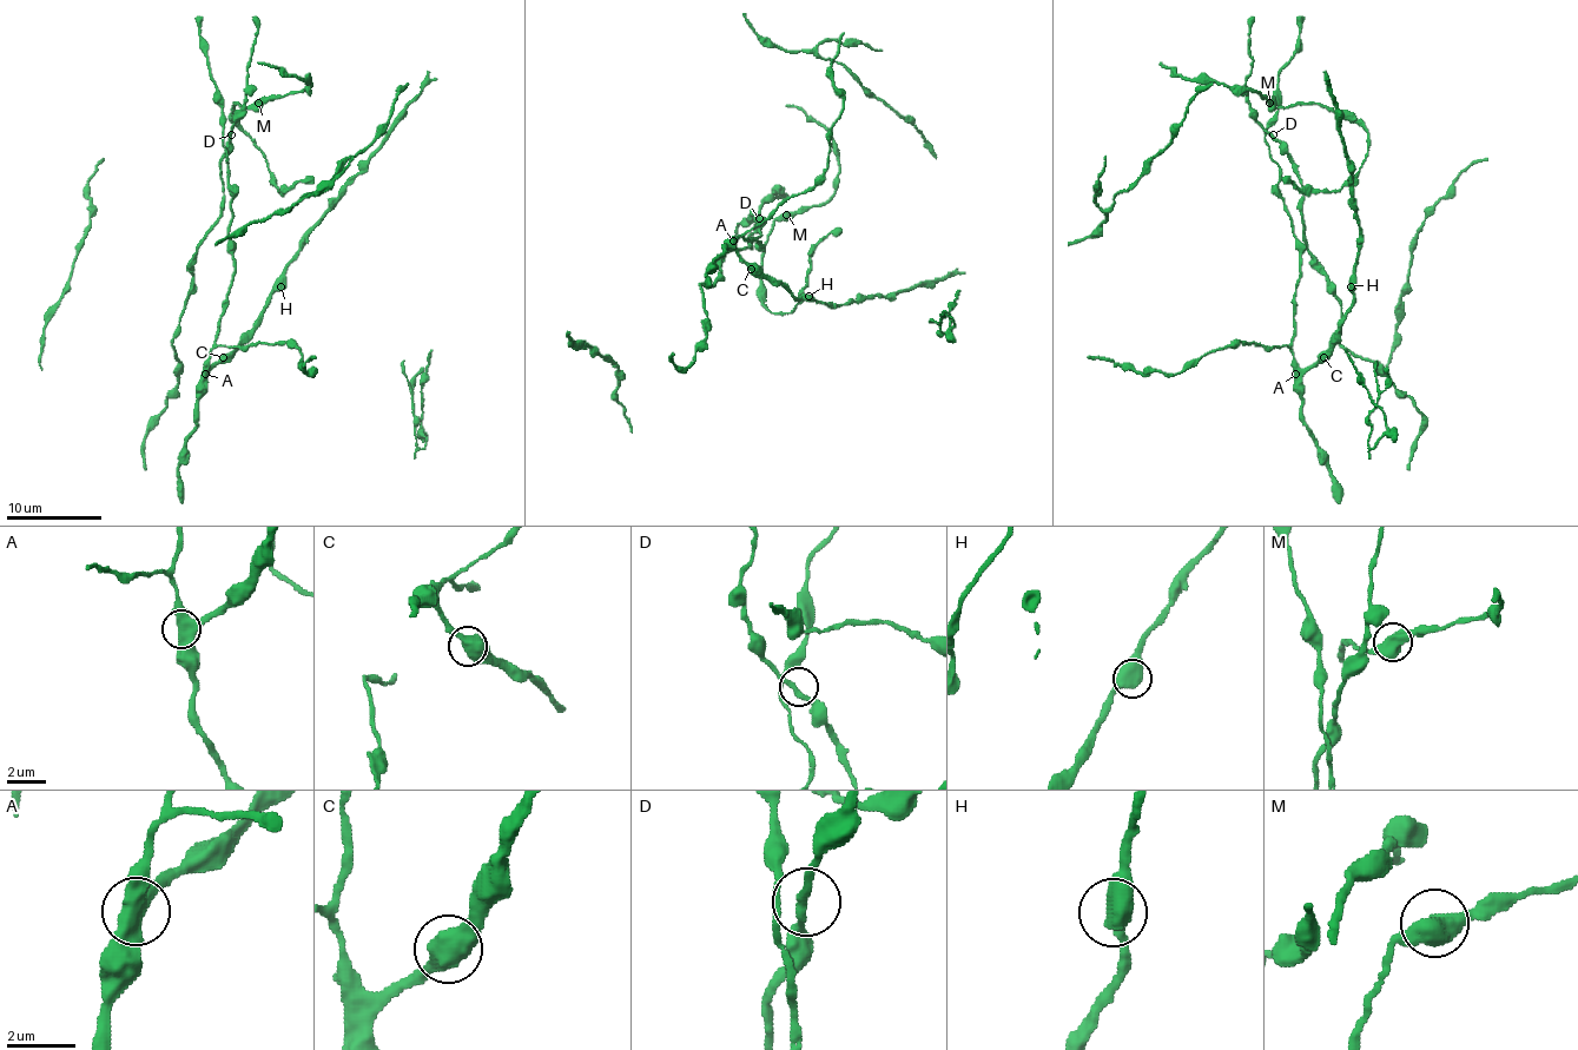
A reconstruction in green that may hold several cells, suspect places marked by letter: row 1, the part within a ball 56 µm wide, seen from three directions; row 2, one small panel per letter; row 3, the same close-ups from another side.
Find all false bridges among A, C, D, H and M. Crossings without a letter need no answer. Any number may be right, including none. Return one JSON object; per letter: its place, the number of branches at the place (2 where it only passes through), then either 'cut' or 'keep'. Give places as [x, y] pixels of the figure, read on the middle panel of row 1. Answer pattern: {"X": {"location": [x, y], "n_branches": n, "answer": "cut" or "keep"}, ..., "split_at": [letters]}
{"A": {"location": [733, 240], "n_branches": 3, "answer": "keep"}, "C": {"location": [751, 269], "n_branches": 2, "answer": "keep"}, "D": {"location": [759, 218], "n_branches": 3, "answer": "keep"}, "H": {"location": [809, 296], "n_branches": 2, "answer": "keep"}, "M": {"location": [786, 215], "n_branches": 2, "answer": "keep"}, "split_at": []}

